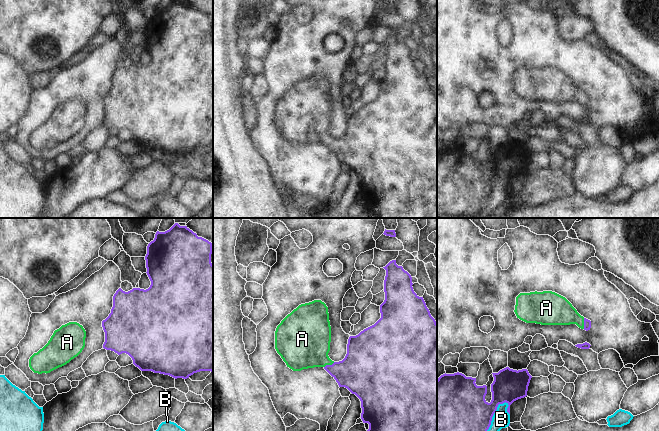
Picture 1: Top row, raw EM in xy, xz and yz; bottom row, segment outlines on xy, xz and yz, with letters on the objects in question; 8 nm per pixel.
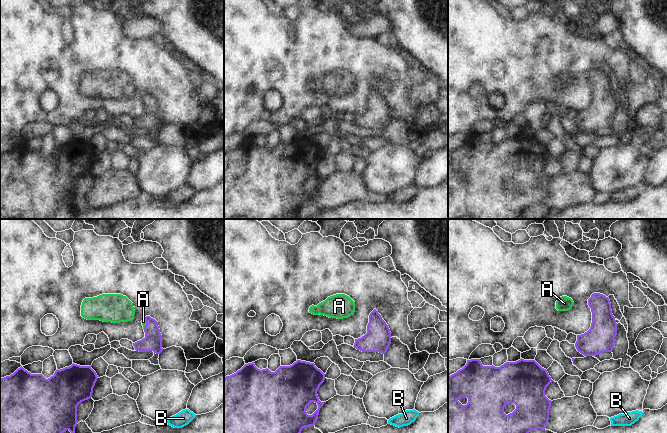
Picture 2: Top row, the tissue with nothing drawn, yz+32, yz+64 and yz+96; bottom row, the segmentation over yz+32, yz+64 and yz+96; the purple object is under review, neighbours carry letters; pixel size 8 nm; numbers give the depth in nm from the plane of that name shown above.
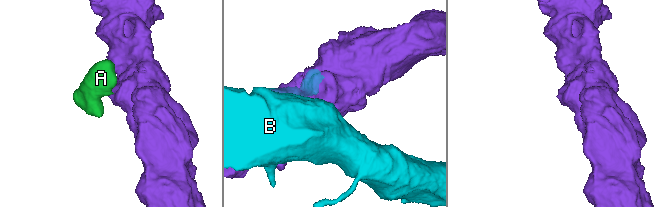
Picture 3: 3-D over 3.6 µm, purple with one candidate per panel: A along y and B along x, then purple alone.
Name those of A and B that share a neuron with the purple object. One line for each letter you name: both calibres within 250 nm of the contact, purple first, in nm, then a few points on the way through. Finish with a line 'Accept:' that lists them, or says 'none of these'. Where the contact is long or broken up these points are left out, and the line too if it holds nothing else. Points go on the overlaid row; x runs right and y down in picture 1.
A: calibres 60 and 240 nm; way yz (587, 323), (584, 323), (556, 310)
Accept: A

